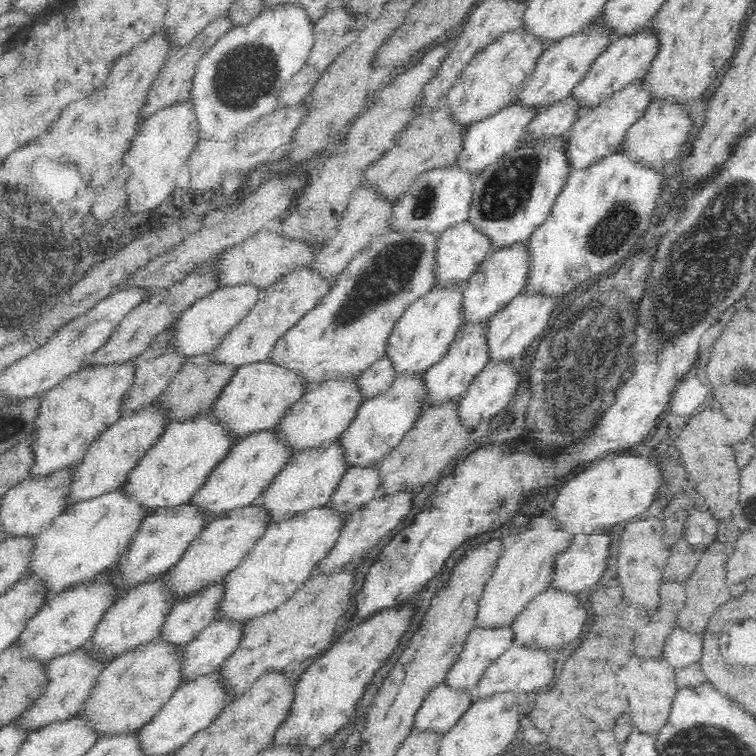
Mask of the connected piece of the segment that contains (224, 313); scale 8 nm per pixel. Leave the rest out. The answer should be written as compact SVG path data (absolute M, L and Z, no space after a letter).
M250 284L218 287L196 304L186 308L174 320L174 324L165 331L168 332L167 348L180 356L185 356L186 359L211 354L220 345L224 336L254 308L258 301L258 293L259 289Z

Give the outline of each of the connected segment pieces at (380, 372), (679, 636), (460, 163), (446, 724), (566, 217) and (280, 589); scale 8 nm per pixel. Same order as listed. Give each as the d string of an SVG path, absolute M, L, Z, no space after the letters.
M385 356L377 360L371 368L362 372L355 380L362 402L372 400L380 394L386 394L396 376L394 369L391 368L390 361Z
M670 632L662 656L676 668L686 666L688 662L698 662L702 652L701 644L700 634L696 636L692 632Z
M511 104L510 107L493 114L489 119L472 123L463 134L462 150L456 155L452 165L466 171L472 177L478 175L491 164L498 162L505 154L514 152L522 146L525 126L538 113L536 111L526 111L526 109L522 109L516 104Z
M444 682L437 684L417 709L412 730L436 732L440 736L447 733L475 698L475 693L462 694L450 690Z
M619 151L590 168L572 170L550 214L526 241L527 273L522 295L555 299L583 280L625 259L648 230L664 174L643 168Z
M314 508L300 512L292 519L284 520L278 524L268 524L264 534L255 542L254 546L240 560L236 568L223 577L222 594L217 600L214 610L215 620L227 620L245 626L249 621L260 618L278 608L287 598L296 593L299 588L312 575L314 565L333 547L339 535L344 515L325 508Z

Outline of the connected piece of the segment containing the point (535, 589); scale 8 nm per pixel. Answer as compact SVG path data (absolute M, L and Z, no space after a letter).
M536 518L531 528L515 534L498 558L477 604L473 630L506 628L538 594L550 588L551 557L566 548L572 534L562 532L555 520Z

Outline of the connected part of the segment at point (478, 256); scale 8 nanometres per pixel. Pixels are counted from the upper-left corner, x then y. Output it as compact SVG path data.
M467 221L456 224L438 235L435 242L433 284L436 288L462 288L478 270L491 250L490 241Z

